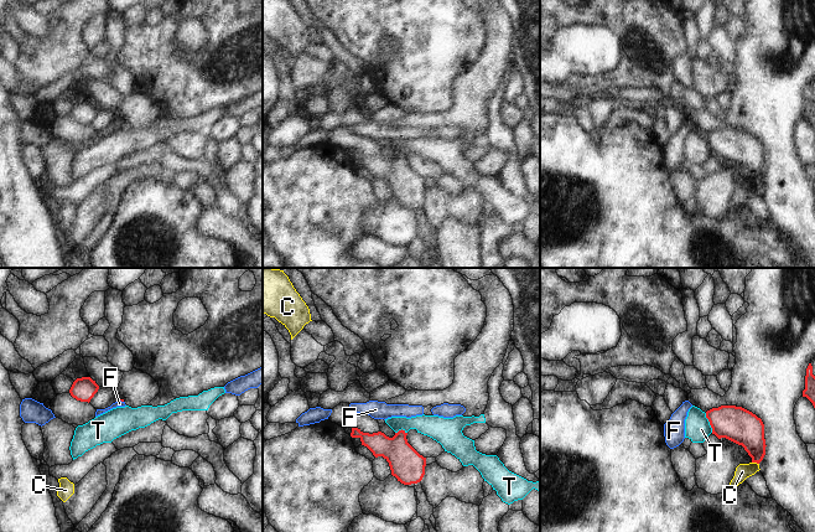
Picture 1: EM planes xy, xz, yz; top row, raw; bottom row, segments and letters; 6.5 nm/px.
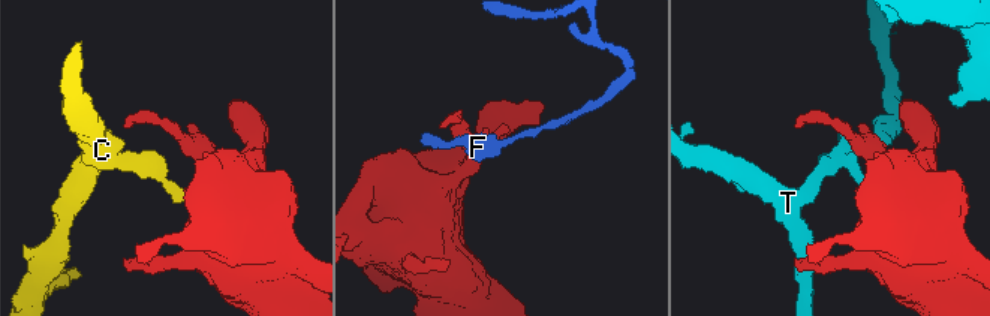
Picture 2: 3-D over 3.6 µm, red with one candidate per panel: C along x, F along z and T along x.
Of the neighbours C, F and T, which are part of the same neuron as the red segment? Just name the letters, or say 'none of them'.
none of them

